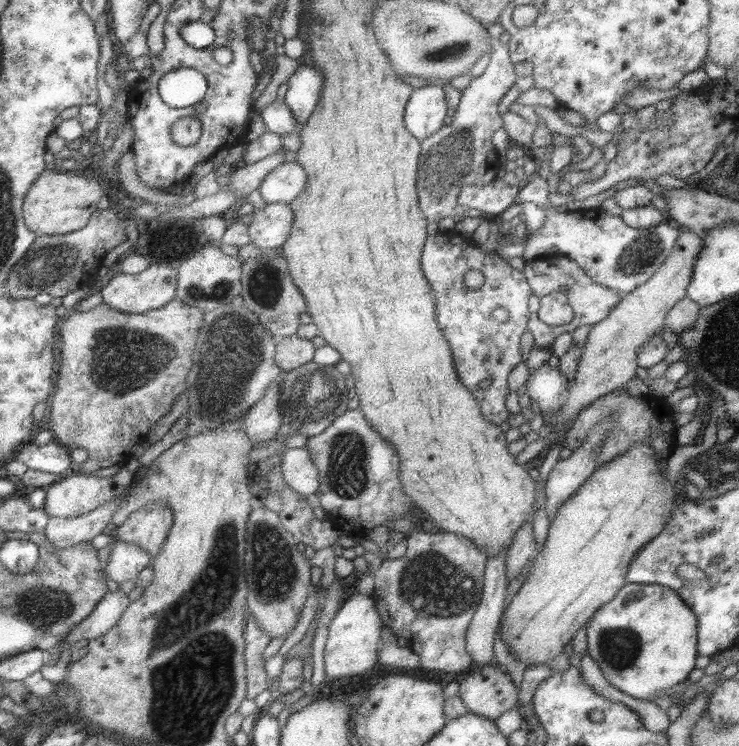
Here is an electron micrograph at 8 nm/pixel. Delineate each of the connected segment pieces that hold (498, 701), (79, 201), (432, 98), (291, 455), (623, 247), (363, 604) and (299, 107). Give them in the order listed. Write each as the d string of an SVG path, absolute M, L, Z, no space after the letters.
M497 662L470 668L459 681L459 694L469 712L481 717L497 720L519 702L511 674Z
M47 169L35 181L24 202L24 218L27 227L39 235L67 235L75 233L89 225L97 210L97 204L105 195L102 182L95 178L79 176L74 172L61 172Z
M425 86L414 90L406 108L406 125L421 142L446 128L449 102L445 88L449 86Z
M306 447L289 448L284 453L282 472L285 481L305 497L309 494L316 495L319 491L321 476Z
M537 172L533 174L533 178L523 188L519 189L516 198L517 202L533 202L533 204L543 210L546 218L542 228L533 234L527 234L527 242L521 256L524 262L530 261L539 255L549 254L549 248L555 246L557 248L555 254L569 257L578 263L579 268L583 269L583 273L591 281L607 289L615 290L619 298L623 298L623 296L631 292L635 287L642 285L661 266L661 263L667 258L669 251L675 246L675 240L677 240L680 232L678 230L679 226L667 219L650 228L635 229L626 226L621 216L604 213L599 207L581 209L578 206L574 206L568 210L559 210L555 206L552 206L548 200L550 190L546 180L541 178Z
M356 588L328 628L329 635L325 644L325 674L334 680L341 680L348 676L365 676L373 668L377 668L377 664L380 663L384 625L375 598L363 594L363 590Z
M304 65L289 78L285 102L293 109L299 123L307 124L321 101L325 87L323 69L317 65Z

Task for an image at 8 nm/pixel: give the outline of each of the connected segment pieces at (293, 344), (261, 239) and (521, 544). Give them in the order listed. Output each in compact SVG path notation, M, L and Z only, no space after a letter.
M297 332L293 336L280 338L275 360L283 372L291 371L313 361L317 349L311 340L299 336Z
M269 203L263 209L255 209L249 233L257 247L270 251L286 244L294 225L295 211L290 203Z
M533 519L523 524L522 528L519 528L518 534L515 537L515 542L510 548L508 553L507 565L509 581L512 578L517 578L517 575L521 573L521 569L526 563L533 560L533 555L536 554L537 545L535 544L535 537L533 537Z

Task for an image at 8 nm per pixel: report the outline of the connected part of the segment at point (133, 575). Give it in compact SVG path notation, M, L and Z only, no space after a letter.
M119 540L110 553L105 571L117 584L127 580L137 580L139 574L153 564L154 557L149 551L135 543Z

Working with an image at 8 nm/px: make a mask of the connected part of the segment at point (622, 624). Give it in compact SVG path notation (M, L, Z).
M625 583L611 601L595 609L585 623L586 648L603 672L605 680L619 692L638 700L654 701L665 690L677 686L695 668L697 654L697 618L679 594L656 584Z

